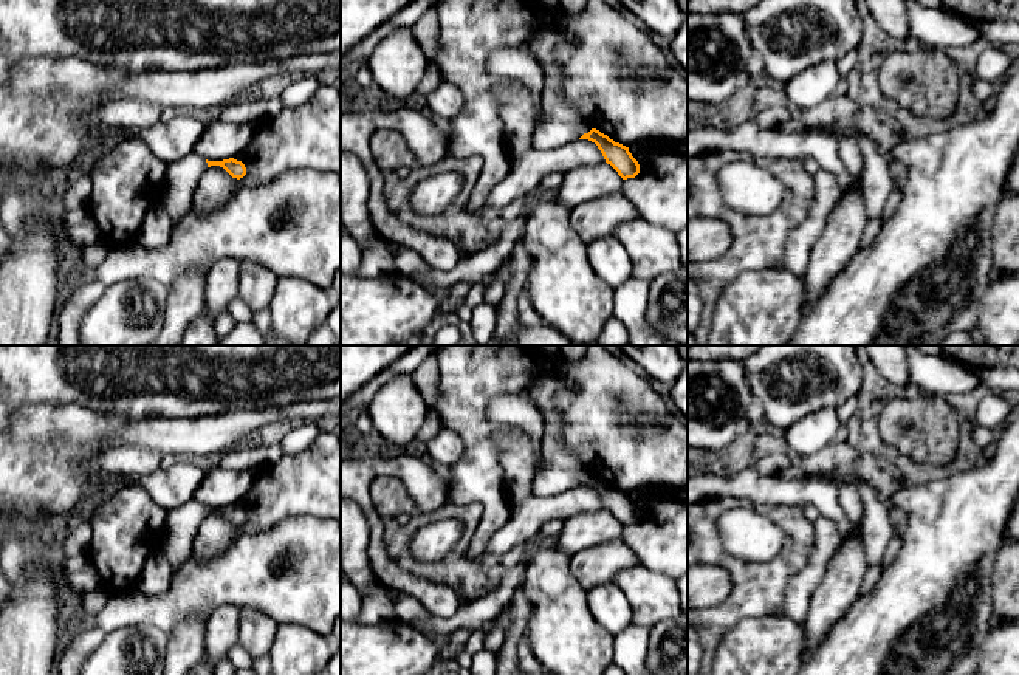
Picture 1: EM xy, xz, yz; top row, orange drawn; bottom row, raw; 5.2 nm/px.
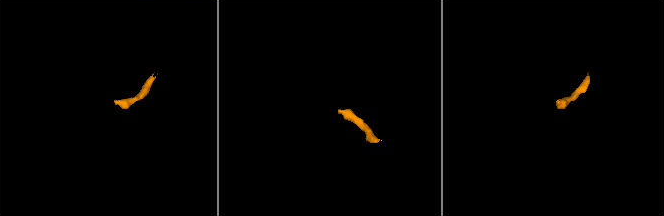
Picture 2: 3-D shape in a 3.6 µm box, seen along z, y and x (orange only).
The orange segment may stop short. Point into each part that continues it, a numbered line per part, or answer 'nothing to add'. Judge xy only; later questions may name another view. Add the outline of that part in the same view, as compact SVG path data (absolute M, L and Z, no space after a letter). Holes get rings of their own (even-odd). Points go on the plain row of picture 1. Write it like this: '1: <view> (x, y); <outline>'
1: xy (183, 524); M195 499L167 512L160 545L172 565L172 571L190 559L195 539L206 517L206 506Z

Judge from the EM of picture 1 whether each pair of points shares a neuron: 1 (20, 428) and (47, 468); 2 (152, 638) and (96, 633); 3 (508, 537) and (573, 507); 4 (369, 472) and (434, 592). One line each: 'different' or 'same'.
1: different
2: different
3: same
4: same

